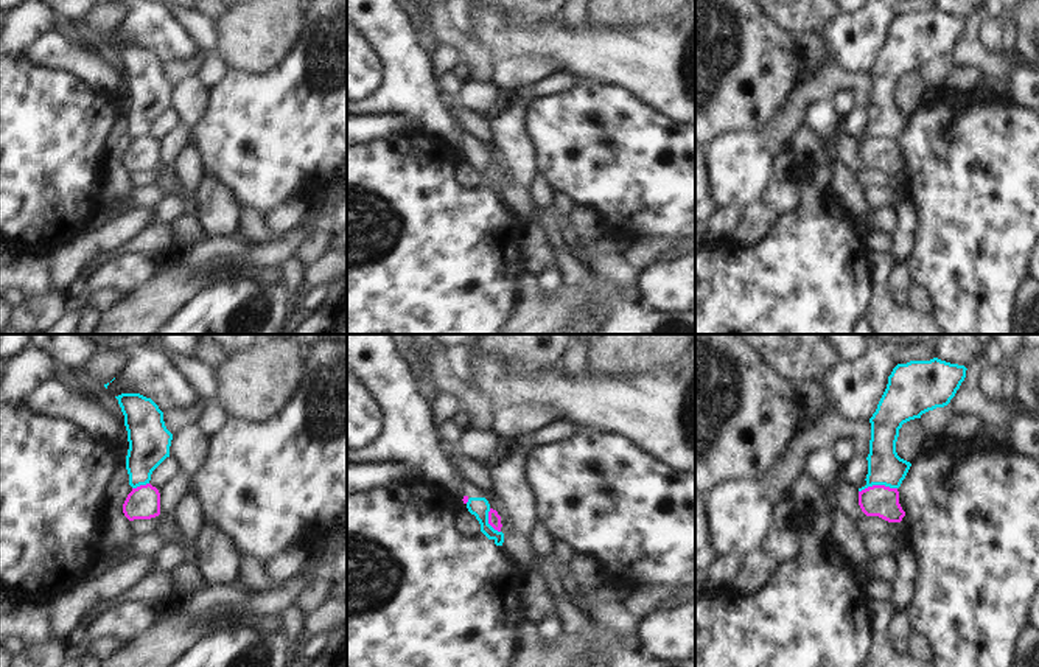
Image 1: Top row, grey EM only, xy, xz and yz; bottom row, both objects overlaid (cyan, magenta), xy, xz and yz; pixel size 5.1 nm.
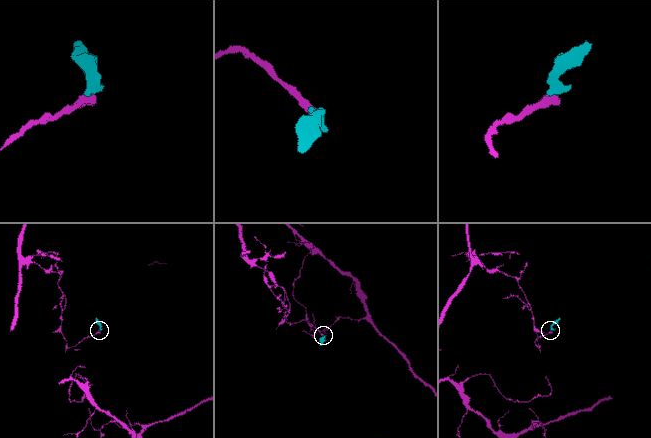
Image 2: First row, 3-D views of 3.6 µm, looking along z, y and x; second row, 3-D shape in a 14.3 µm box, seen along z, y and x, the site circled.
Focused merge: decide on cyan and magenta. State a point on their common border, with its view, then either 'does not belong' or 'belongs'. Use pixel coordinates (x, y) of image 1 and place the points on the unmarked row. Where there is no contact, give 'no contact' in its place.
meets cyan in yz at (878, 136); does not belong

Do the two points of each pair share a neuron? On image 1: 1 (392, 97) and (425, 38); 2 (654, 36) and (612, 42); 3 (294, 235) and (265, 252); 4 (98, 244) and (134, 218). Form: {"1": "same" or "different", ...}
{"1": "different", "2": "same", "3": "same", "4": "same"}

